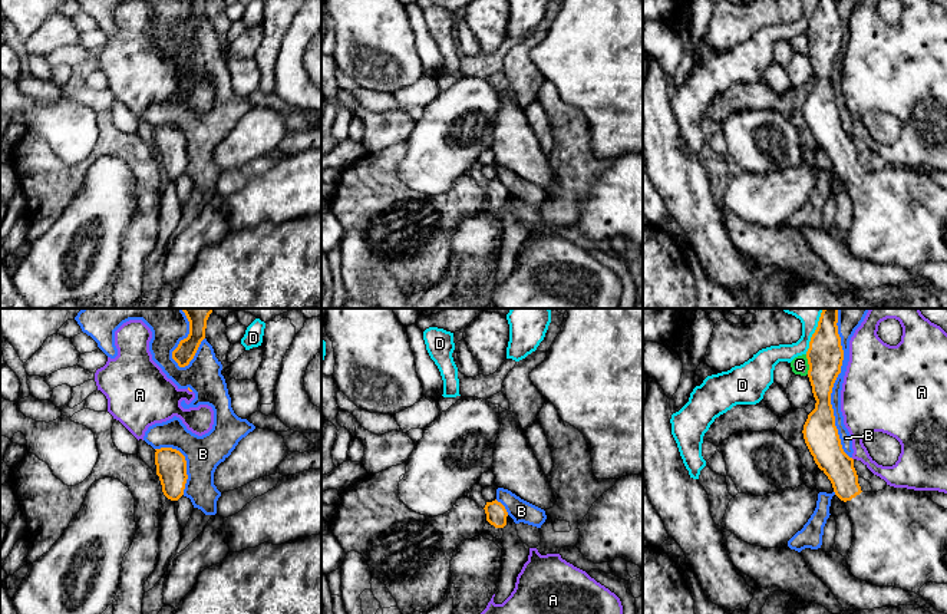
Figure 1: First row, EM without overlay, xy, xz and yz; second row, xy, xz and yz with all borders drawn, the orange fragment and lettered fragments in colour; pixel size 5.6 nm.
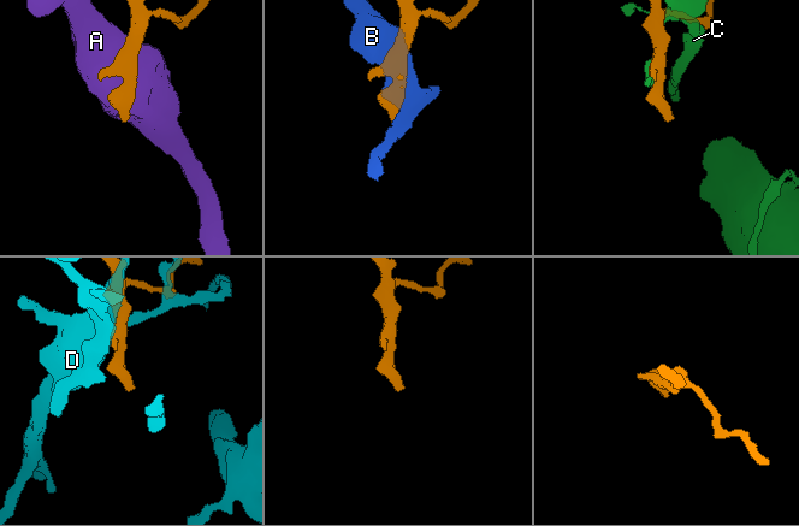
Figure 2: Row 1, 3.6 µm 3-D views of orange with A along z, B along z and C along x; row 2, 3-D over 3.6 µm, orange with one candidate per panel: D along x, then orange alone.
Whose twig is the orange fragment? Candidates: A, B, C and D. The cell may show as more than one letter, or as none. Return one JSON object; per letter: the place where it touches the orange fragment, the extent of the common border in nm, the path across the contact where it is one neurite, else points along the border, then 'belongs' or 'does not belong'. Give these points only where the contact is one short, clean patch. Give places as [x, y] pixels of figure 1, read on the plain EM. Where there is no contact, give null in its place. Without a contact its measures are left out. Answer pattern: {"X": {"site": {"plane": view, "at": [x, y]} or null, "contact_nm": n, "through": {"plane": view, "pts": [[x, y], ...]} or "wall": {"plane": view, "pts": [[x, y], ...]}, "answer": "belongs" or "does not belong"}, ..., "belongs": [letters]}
{"A": {"site": {"plane": "xy", "at": [190, 69]}, "contact_nm": 40, "answer": "does not belong"}, "B": {"site": {"plane": "yz", "at": [831, 69]}, "contact_nm": 750, "answer": "does not belong"}, "C": {"site": {"plane": "yz", "at": [808, 42]}, "contact_nm": 110, "answer": "does not belong"}, "D": {"site": {"plane": "yz", "at": [811, 16]}, "contact_nm": 200, "answer": "does not belong"}, "belongs": []}

